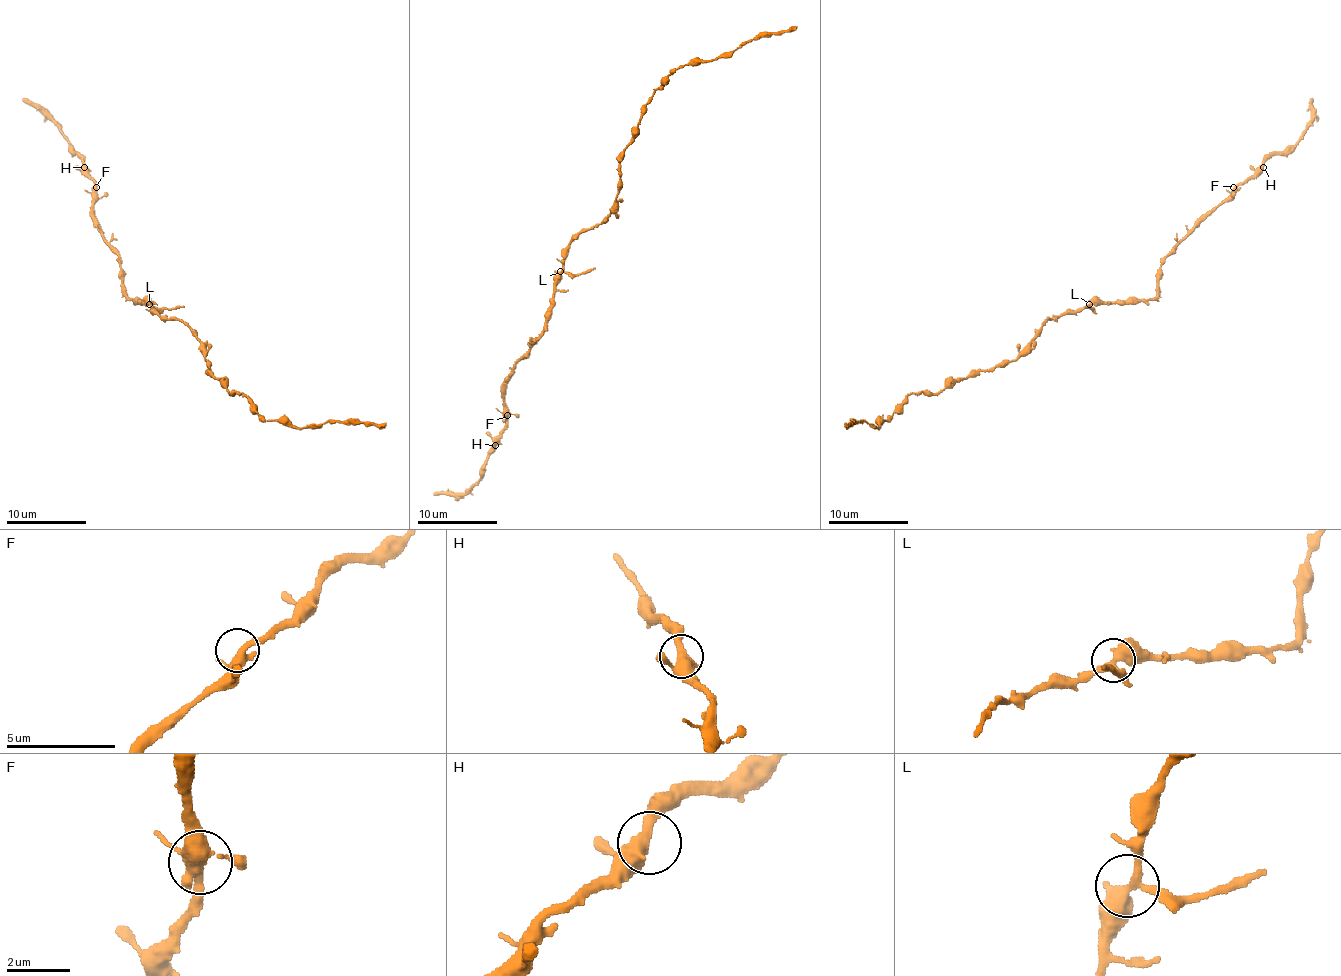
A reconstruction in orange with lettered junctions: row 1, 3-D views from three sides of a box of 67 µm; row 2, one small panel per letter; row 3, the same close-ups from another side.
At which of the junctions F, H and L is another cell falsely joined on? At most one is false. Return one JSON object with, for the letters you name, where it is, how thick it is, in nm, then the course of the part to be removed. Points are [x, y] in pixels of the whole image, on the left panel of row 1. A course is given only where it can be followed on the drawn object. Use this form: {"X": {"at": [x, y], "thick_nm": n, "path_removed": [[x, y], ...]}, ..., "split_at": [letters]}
{"L": {"at": [149, 304], "thick_nm": 380, "path_removed": [[150, 304], [190, 328], [207, 368], [231, 394], [241, 392], [265, 420], [287, 420], [299, 428], [385, 422]]}, "split_at": ["L"]}

